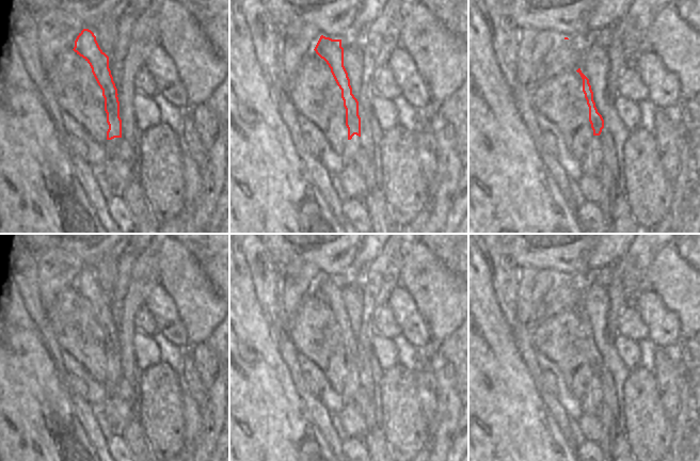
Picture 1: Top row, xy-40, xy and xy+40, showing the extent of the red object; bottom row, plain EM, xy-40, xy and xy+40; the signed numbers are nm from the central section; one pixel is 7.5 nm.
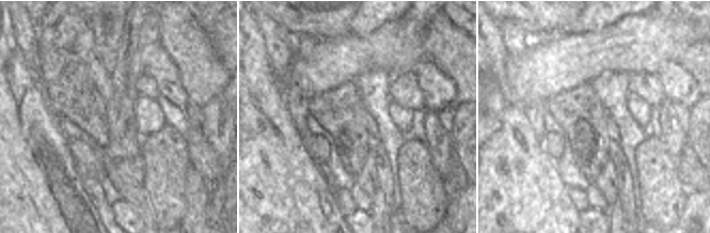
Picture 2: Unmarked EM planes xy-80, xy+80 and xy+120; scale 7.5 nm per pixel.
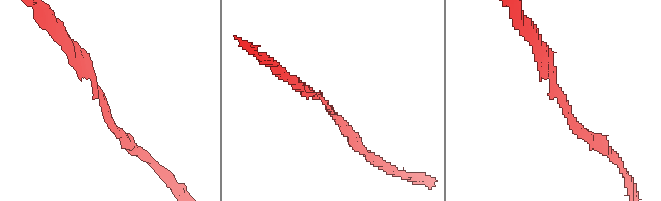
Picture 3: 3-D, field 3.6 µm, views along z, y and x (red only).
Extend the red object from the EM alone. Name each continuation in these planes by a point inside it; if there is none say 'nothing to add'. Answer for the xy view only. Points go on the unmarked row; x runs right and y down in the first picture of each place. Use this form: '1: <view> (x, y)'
nothing to add

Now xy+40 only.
nothing to add

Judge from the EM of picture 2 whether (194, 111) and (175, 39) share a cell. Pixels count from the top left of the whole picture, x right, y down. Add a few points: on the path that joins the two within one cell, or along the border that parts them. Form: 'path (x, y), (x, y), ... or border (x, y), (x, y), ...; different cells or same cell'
border (190, 102), (200, 109); different cells

